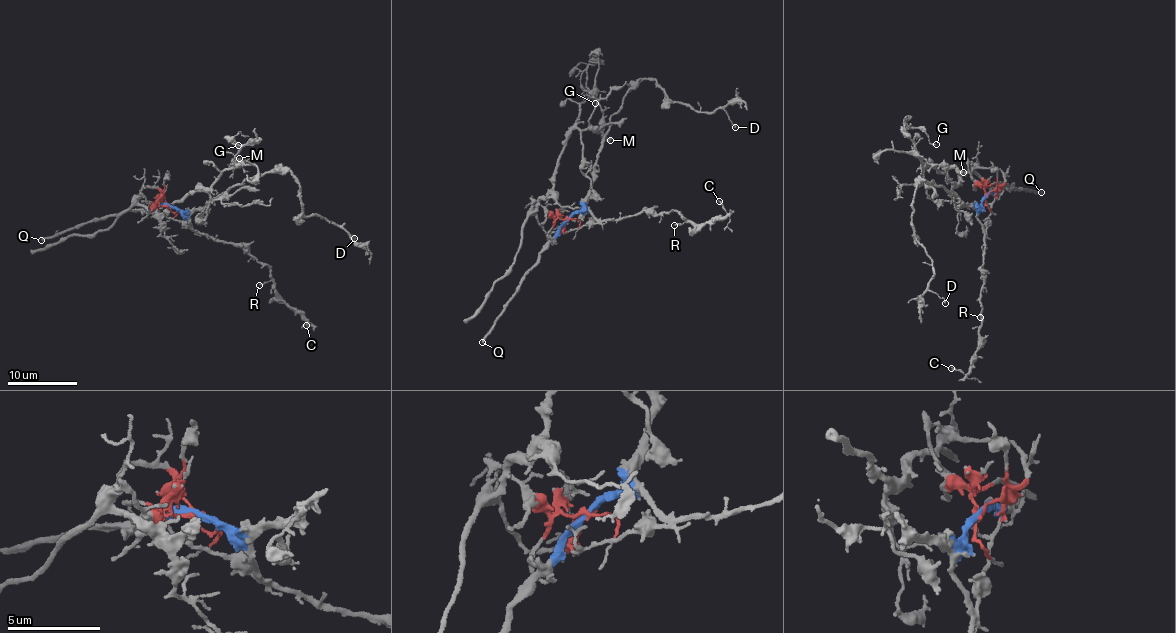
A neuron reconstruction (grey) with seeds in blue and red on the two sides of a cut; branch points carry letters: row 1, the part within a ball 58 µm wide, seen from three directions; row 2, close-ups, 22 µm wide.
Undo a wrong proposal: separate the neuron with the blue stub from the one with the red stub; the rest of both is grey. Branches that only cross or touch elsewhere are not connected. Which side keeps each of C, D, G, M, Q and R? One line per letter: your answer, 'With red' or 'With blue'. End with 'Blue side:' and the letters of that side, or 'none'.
C: With blue
D: With blue
G: With red
M: With red
Q: With blue
R: With blue
Blue side: C, D, Q, R

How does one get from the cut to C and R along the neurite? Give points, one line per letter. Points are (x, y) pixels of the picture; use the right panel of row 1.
C: (987, 195), (977, 216), (985, 242), (982, 267), (985, 281), (980, 297), (981, 341), (967, 373), (951, 368)
R: (987, 195), (977, 216), (985, 242), (982, 267), (985, 281), (980, 297), (983, 320), (979, 318)

